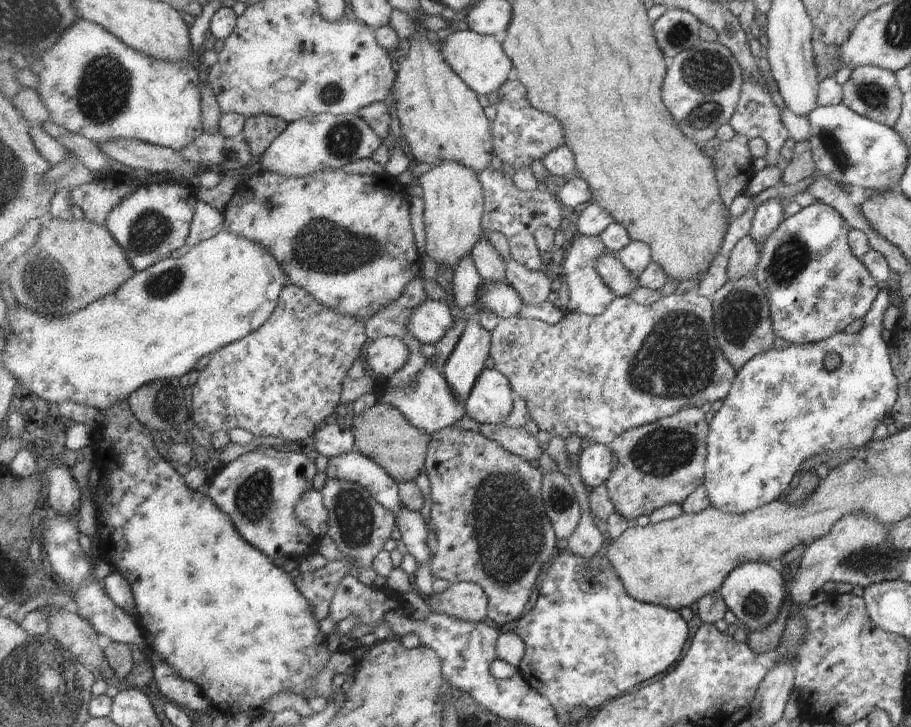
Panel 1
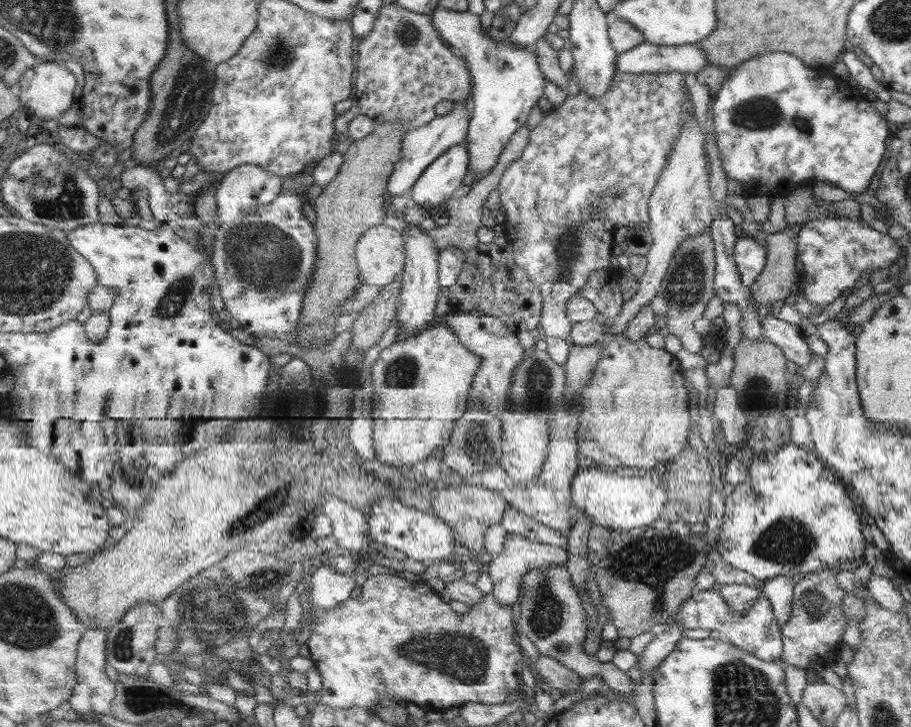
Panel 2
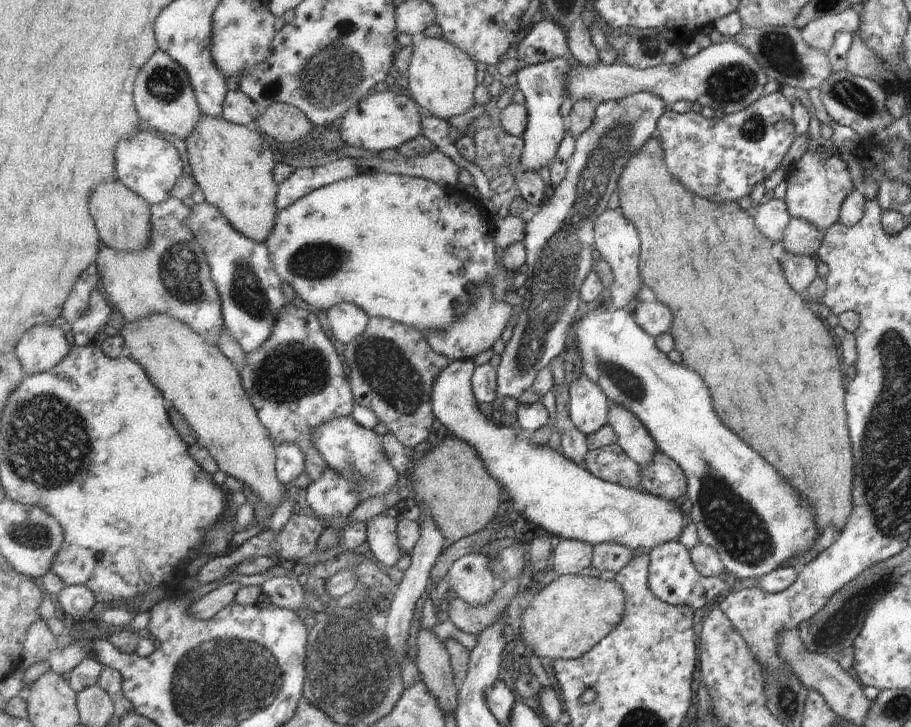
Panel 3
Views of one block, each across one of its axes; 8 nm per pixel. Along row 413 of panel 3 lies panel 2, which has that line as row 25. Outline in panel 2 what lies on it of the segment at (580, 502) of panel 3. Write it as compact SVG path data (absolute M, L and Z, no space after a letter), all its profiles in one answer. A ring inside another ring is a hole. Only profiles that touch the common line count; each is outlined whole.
M441 5L432 16L445 42L464 55L473 83L473 117L466 147L470 150L470 172L462 188L471 189L499 162L499 156L529 115L538 110L547 80L537 63L533 48L515 47L510 38L495 42L481 26L481 18L467 10L454 11Z

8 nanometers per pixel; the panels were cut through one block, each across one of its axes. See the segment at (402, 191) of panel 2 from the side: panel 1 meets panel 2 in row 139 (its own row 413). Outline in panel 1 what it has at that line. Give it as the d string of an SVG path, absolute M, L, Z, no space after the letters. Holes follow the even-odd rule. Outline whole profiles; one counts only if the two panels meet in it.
M432 359L427 364L427 368L415 378L413 384L407 384L407 388L388 389L387 393L383 392L383 396L376 394L376 397L381 403L395 405L411 421L411 424L426 430L430 435L452 426L468 414L466 404L455 396L451 385Z

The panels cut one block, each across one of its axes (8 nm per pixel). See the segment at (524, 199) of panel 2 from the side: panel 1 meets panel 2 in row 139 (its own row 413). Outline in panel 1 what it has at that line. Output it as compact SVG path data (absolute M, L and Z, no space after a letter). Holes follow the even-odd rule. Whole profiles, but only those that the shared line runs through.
M692 288L679 295L674 293L669 294L669 296L661 298L661 300L657 300L651 306L643 306L643 304L635 302L630 296L617 297L611 302L607 312L599 316L567 310L563 320L559 324L553 325L547 324L547 321L524 319L519 318L519 316L500 319L498 325L491 330L491 340L493 343L491 350L492 365L510 380L517 397L521 397L527 402L532 419L540 430L546 430L551 436L561 436L565 441L571 438L571 435L577 435L588 440L589 443L604 444L609 447L617 436L621 436L627 430L669 418L685 408L701 408L703 403L723 400L729 394L734 379L737 378L737 370L722 355L722 349L718 347L713 320L711 320L711 308L713 306L710 304L710 301L700 292L696 291L695 288Z

